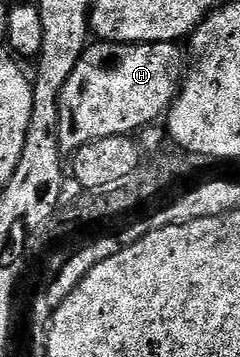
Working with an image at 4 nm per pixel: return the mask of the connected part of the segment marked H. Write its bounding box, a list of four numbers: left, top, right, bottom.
[59,40,185,155]

